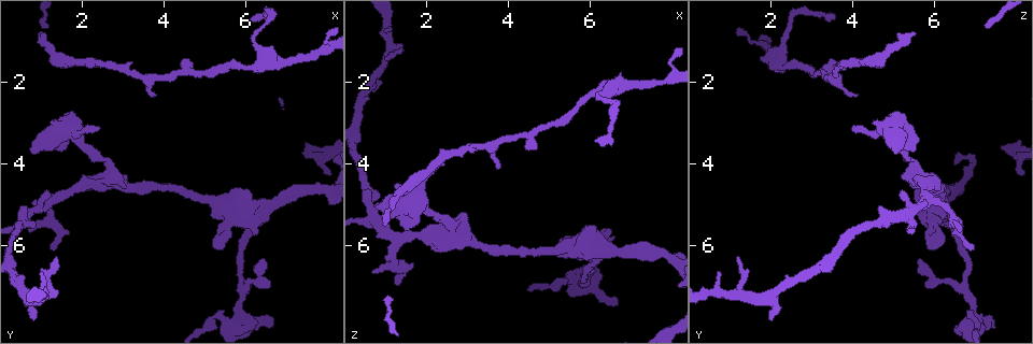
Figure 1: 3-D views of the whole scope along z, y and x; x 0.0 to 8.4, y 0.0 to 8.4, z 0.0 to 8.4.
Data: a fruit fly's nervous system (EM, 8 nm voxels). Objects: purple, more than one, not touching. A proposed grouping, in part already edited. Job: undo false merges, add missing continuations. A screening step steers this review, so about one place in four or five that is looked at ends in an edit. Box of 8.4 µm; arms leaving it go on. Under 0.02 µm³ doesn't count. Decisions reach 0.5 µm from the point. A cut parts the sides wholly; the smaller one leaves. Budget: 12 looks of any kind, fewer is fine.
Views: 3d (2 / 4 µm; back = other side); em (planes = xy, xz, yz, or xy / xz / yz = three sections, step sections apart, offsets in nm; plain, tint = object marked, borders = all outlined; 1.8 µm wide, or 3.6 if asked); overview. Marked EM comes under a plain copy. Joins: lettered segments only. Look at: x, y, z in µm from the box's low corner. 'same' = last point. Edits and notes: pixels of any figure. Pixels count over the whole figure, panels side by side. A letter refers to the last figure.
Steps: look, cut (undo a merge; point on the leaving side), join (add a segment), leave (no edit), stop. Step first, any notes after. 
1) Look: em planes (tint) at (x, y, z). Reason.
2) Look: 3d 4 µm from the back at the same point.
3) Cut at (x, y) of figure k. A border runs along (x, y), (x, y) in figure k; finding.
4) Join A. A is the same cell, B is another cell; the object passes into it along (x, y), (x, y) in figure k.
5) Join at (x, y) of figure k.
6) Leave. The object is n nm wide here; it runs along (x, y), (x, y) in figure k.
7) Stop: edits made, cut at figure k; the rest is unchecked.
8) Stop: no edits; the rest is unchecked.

Look: 3d 2 µm at (5.85, 6.85, 6.75). Abrupt turn.

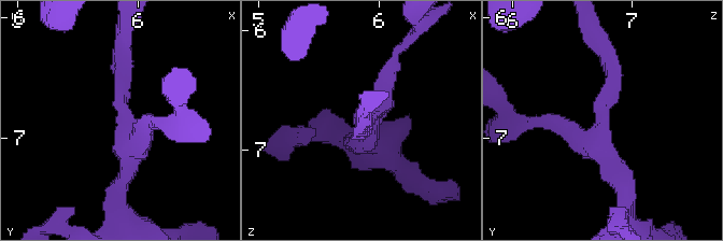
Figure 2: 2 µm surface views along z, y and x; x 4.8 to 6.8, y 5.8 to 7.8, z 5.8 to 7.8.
Look: em xz step 8 (tint) at (5.88, 6.90, 6.74). Need the tissue.

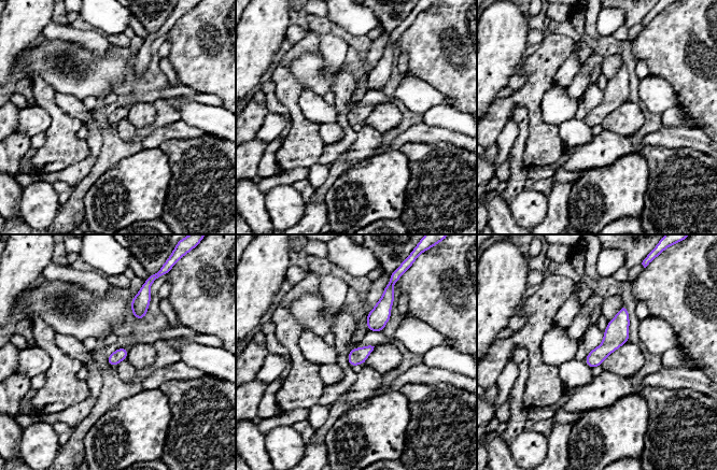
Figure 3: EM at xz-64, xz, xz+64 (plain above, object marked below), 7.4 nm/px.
Look: em planes (borders) at the same point.

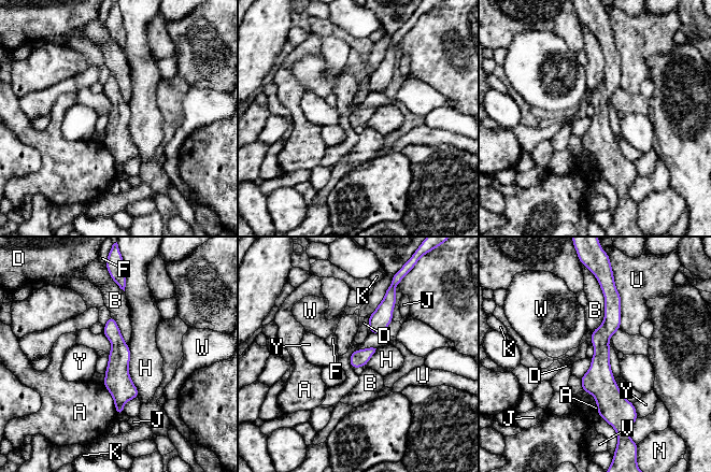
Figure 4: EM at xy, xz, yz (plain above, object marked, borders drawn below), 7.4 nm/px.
Leave. A, B, D, F, H, J, K, N, U, V, W and Y are other cells; 3 arms meet here; all the same cell.

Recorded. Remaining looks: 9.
Look: em 3.6 µm yz step 4 (tint) at (6.20, 5.30, 6.05).

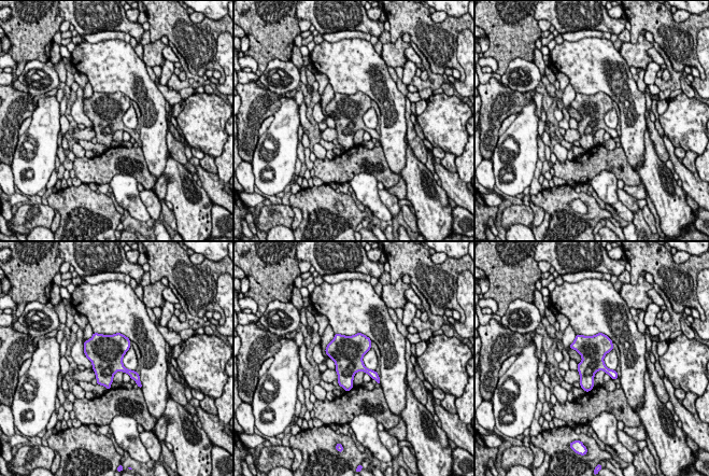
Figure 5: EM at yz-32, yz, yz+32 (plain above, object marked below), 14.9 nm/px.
Look: em 3.6 µm xz step 8 (tint) at the same point.

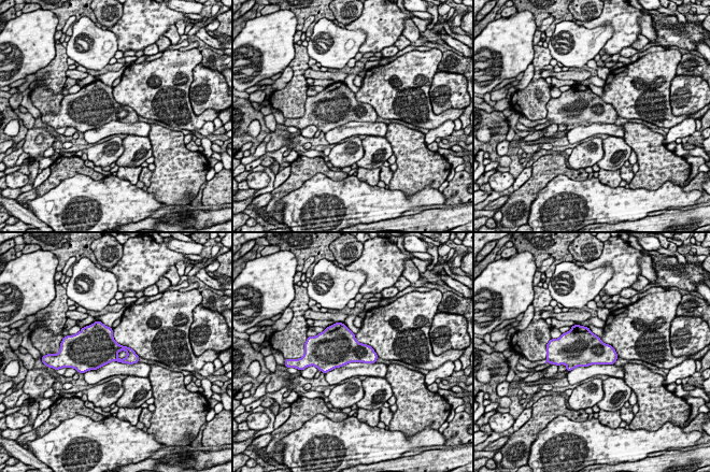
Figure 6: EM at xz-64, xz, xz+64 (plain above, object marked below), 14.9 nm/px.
Look: em 3.6 µm xz step 8 (borders) at the same point. What lies round it.

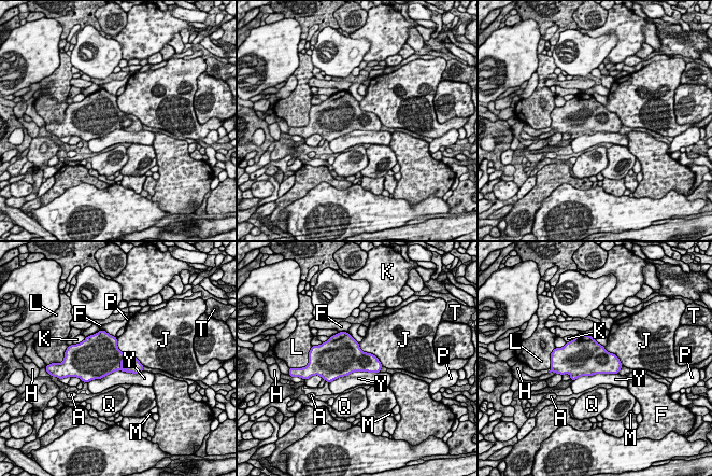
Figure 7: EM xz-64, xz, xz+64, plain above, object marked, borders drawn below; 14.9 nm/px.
Leave. The longest contact is with Y, 850 nm; A, F, H, J, K, L, M, P, Q, T and Y are other cells; continuous, no second cell.

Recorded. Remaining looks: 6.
Look: em planes (tint) at (3.65, 2.35, 4.10). Branch stops here.

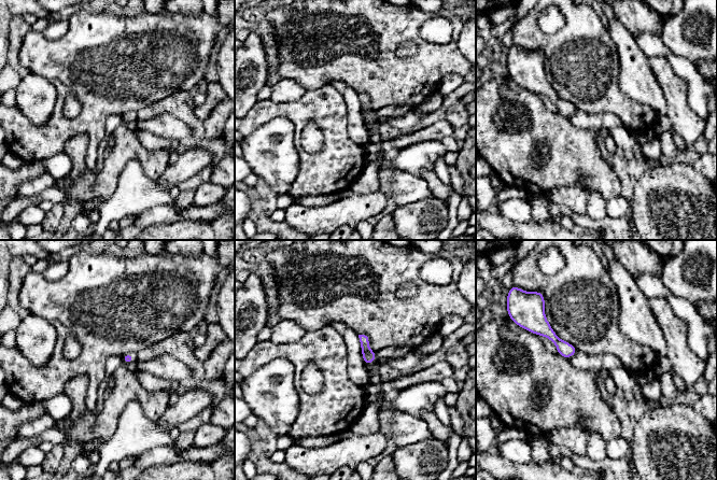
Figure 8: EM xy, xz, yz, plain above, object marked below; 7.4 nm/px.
Look: em planes (borders) at the same point.

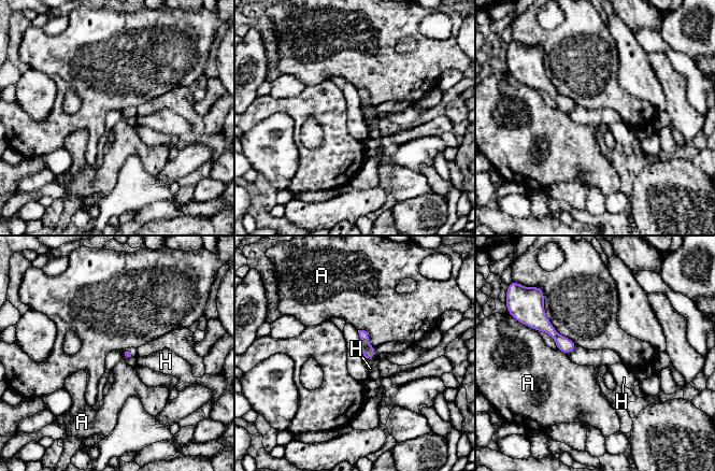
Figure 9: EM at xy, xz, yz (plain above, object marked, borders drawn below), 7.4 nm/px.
Leave. A and H are other cells; it runs along (543, 319), (566, 345), (572, 346) in figure 9; none of them fits.

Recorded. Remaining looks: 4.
Look: em 3.6 µm planes (borders) at (1.25, 2.95, 4.45). Branch stops here.

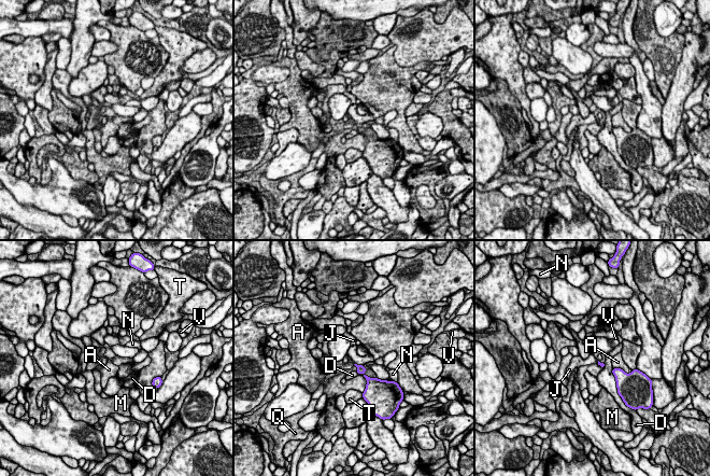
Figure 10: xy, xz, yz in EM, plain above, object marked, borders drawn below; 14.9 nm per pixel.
Join J. J is the same cell, A, D, M, N, Q, T and V are other cells; the object passes into it along (360, 369), (359, 365), (352, 352) in figure 10; it goes on there.

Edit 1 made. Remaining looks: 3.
Stop: edits made, join at figure 10; the rest is unchecked.

